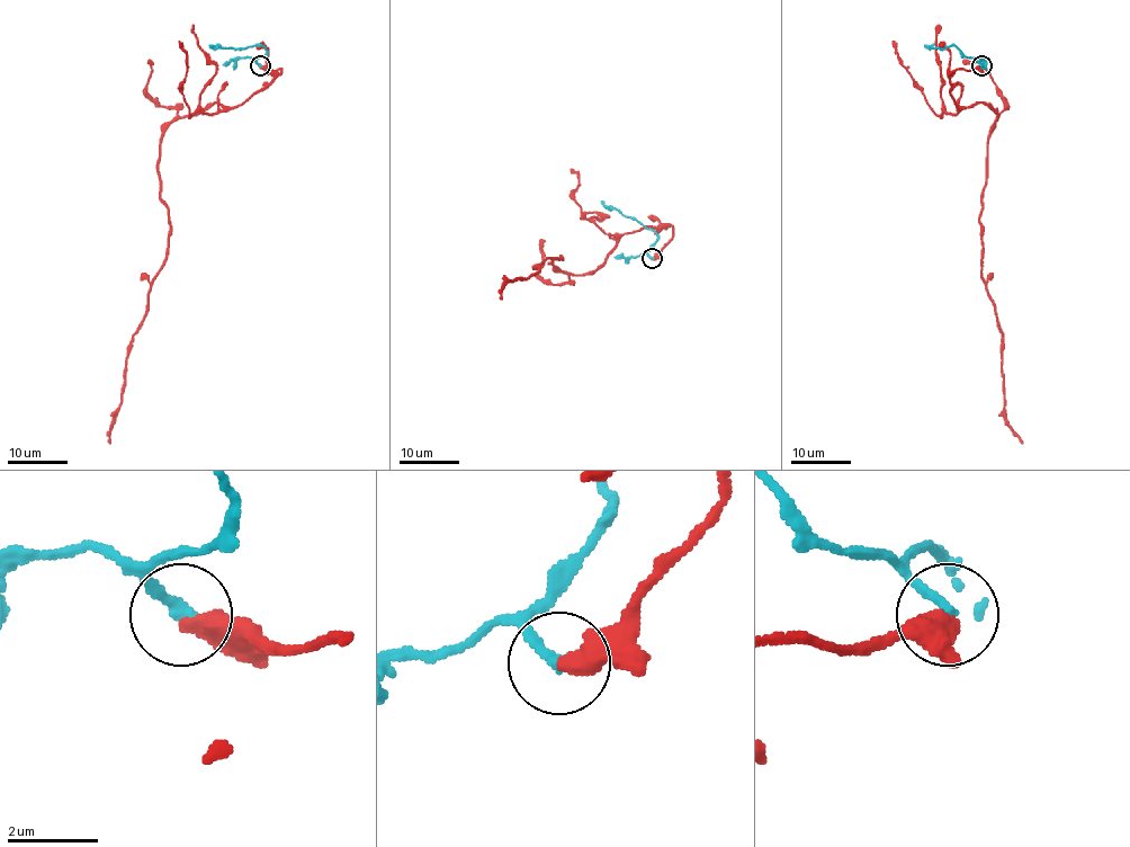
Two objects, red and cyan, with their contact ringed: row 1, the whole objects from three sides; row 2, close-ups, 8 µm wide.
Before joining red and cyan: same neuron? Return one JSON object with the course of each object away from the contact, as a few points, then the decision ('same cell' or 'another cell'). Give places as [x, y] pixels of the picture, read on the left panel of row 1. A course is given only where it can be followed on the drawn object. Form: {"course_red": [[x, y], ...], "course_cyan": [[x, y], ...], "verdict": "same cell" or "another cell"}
{"course_red": [[260, 67], [281, 69], [239, 105], [214, 103], [164, 132], [169, 253], [126, 359], [110, 443]], "course_cyan": [[260, 67], [256, 60], [266, 53], [261, 45], [242, 48], [209, 45]], "verdict": "another cell"}

